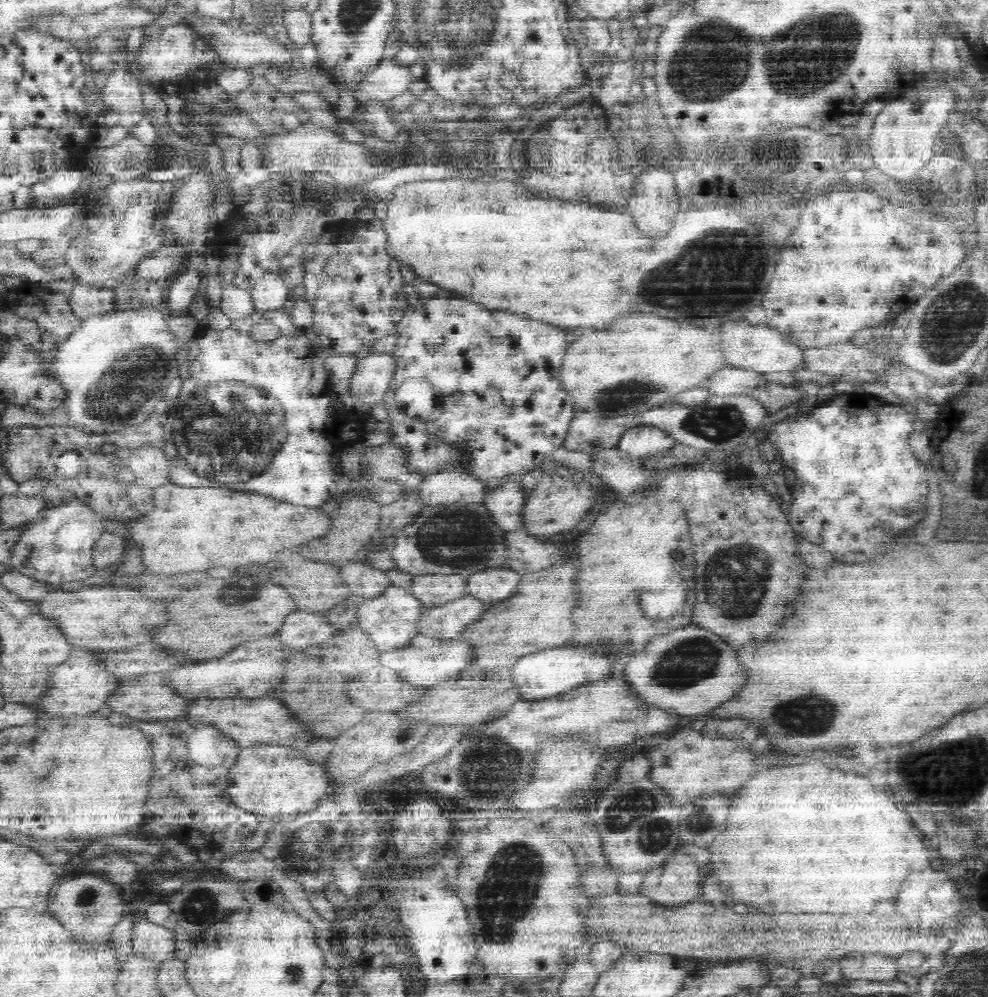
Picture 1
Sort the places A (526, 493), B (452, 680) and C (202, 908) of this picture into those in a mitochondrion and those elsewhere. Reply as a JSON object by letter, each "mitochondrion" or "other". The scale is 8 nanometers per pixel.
{"A":"other","B":"other","C":"mitochondrion"}

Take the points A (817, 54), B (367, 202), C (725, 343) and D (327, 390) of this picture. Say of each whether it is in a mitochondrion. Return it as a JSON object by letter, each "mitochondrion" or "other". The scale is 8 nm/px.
{"A":"mitochondrion","B":"other","C":"other","D":"other"}

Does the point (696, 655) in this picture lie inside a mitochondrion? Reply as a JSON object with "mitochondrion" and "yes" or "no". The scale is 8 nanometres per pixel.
{"mitochondrion":"yes"}

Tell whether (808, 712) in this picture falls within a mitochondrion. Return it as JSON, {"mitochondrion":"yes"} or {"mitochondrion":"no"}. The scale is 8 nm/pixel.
{"mitochondrion":"yes"}

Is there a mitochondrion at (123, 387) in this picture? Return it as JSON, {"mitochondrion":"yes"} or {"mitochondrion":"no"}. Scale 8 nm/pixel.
{"mitochondrion":"yes"}

